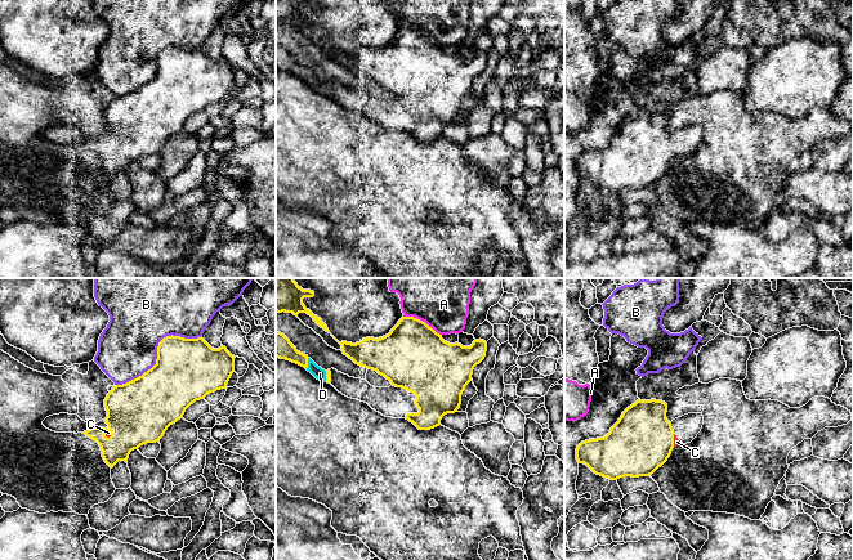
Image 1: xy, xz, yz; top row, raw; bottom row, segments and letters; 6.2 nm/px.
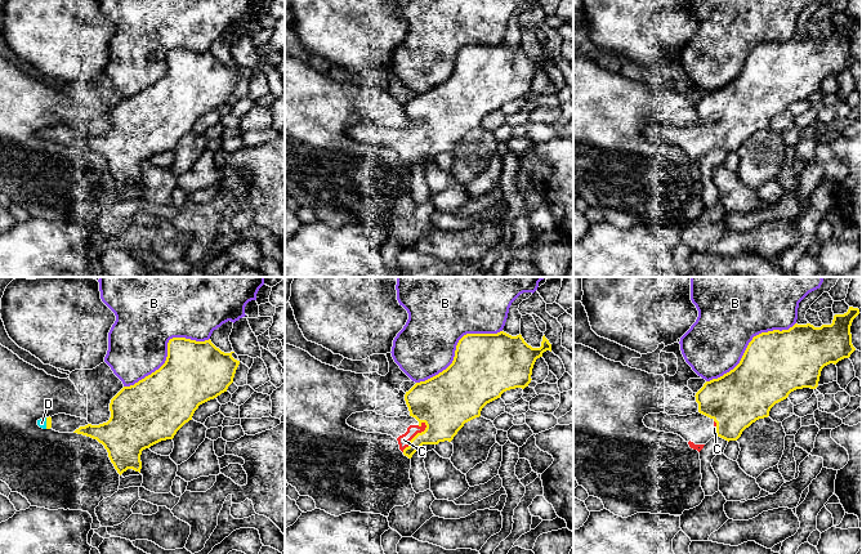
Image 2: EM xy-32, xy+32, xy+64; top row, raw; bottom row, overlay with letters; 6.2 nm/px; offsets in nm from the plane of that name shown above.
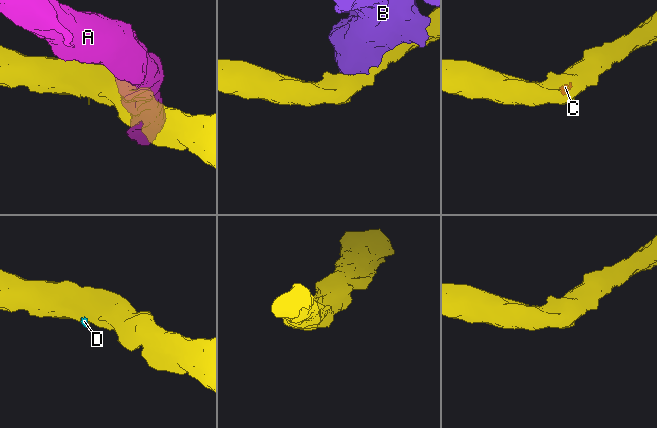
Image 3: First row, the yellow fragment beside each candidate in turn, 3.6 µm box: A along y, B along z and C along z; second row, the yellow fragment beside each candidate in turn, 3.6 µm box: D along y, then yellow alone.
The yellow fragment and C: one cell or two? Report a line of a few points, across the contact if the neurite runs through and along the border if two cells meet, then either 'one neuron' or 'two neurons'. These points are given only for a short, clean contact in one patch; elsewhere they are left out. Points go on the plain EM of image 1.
one neuron

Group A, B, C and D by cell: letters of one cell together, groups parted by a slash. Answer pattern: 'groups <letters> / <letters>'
groups A / B / C D

